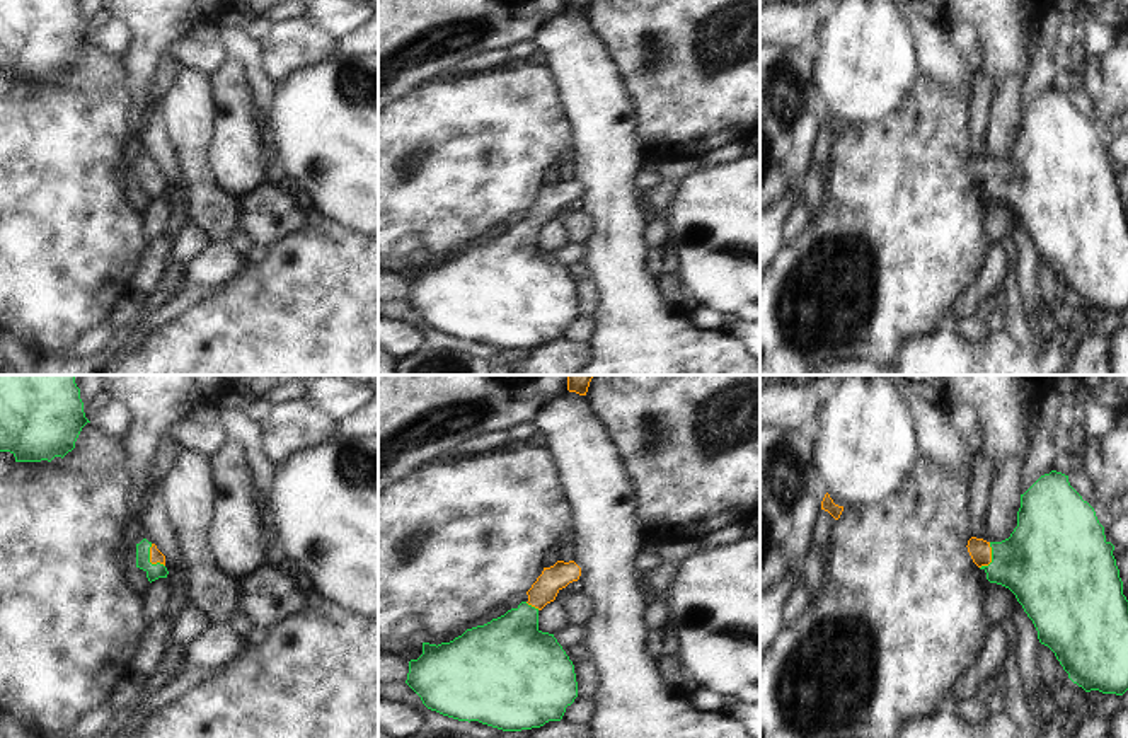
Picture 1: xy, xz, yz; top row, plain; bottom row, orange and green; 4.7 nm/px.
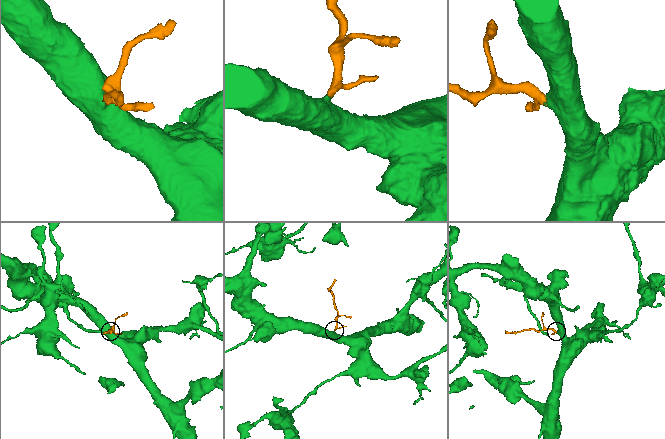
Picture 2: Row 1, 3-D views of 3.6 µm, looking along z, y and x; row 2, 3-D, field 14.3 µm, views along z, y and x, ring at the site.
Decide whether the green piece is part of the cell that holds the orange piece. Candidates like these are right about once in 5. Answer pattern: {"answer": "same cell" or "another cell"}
{"answer": "same cell"}

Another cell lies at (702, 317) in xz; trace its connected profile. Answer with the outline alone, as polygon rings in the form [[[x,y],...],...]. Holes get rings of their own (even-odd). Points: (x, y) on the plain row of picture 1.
[[[695,305],[688,310],[690,322],[697,329],[724,329],[724,317],[722,314],[705,307]]]

